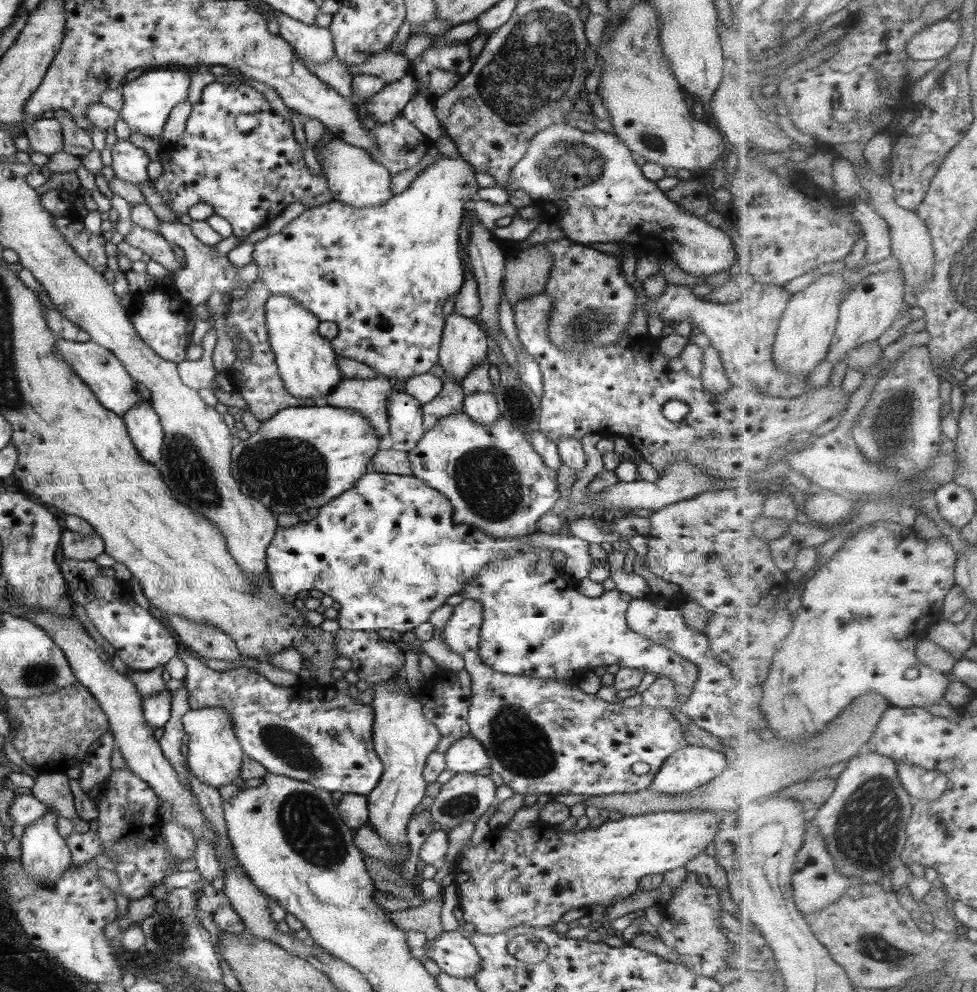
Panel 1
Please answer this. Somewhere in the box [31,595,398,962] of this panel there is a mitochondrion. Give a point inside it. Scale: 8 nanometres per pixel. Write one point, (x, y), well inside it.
(310, 827)

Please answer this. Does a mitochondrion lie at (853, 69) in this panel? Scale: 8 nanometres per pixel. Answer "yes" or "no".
no

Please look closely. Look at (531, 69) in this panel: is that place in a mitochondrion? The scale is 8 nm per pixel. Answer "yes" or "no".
yes

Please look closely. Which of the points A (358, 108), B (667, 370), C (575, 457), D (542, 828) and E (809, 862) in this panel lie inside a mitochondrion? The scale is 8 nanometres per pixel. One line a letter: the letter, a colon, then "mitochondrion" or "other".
A: other
B: other
C: other
D: other
E: other

